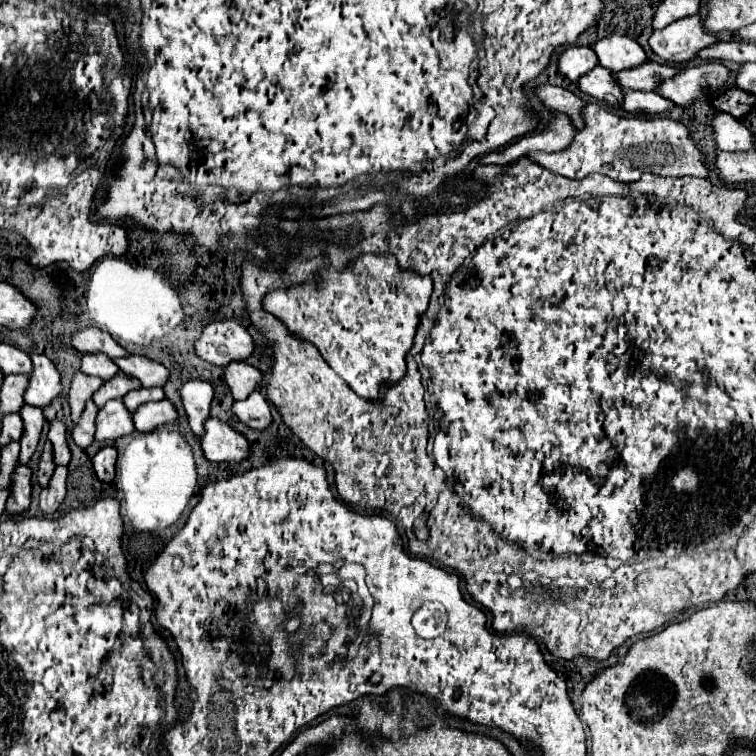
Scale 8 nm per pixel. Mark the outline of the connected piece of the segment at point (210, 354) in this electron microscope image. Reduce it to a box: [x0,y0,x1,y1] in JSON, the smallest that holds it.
[195,321,253,367]

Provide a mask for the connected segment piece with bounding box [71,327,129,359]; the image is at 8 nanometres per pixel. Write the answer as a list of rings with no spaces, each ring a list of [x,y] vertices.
[[[95,327],[75,331],[73,337],[71,337],[71,345],[73,345],[73,349],[77,349],[79,353],[95,353],[95,351],[101,351],[101,353],[105,353],[109,359],[117,359],[117,357],[127,357],[127,355],[129,355],[123,347],[119,347],[119,345],[109,337],[109,333],[105,333],[105,331],[101,331],[101,329],[95,329]]]

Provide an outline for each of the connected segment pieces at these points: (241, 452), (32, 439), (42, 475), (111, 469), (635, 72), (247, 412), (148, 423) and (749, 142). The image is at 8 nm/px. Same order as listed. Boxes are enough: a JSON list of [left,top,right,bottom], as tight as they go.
[[201,417,249,463],[19,405,43,465],[37,441,55,487],[93,447,117,483],[615,61,679,91],[233,391,271,429],[133,401,177,433],[709,113,753,151]]

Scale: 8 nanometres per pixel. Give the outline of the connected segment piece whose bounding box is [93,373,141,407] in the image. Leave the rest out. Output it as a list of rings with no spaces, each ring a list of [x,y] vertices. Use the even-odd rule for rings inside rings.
[[[117,373],[113,379],[105,381],[93,395],[93,403],[97,407],[105,405],[109,399],[121,399],[125,393],[129,393],[131,389],[137,389],[141,387],[139,381],[135,381],[133,377],[125,375],[125,373]]]

